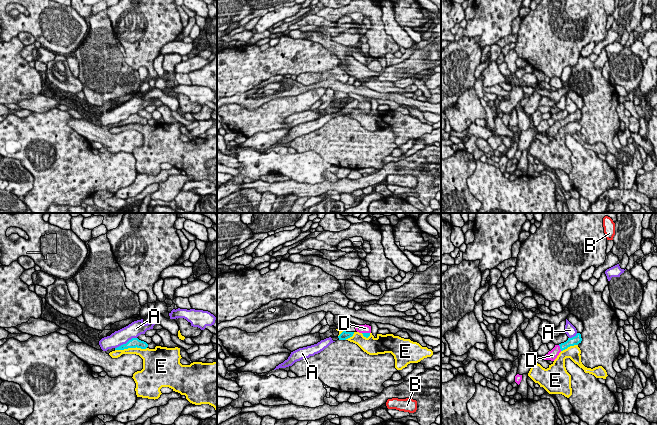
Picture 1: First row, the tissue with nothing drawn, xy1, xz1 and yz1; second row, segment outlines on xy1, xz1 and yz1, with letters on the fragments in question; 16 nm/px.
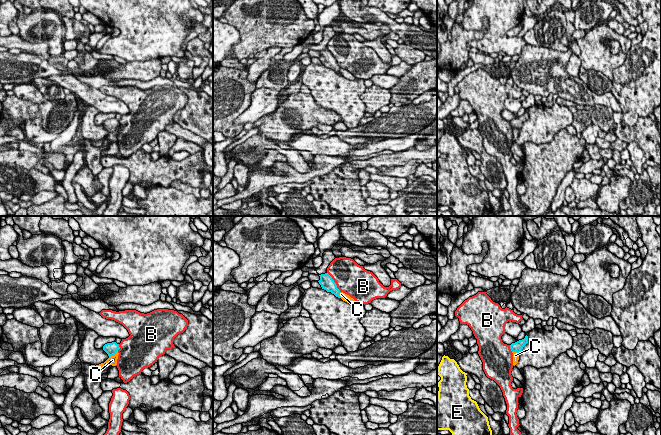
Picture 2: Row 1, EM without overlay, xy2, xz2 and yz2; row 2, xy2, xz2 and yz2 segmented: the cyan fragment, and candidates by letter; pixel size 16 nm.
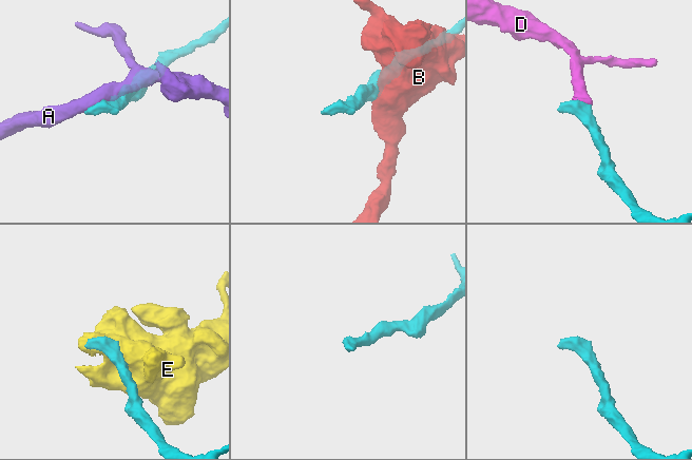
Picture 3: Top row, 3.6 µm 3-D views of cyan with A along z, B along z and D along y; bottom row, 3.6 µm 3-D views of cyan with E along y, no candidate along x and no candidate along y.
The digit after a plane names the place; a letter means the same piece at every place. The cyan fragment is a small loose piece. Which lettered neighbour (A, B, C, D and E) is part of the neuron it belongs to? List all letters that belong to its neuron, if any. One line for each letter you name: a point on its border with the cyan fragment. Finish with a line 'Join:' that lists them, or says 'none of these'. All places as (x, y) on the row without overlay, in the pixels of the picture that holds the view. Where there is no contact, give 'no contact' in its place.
D: yz1 (560, 124)
Join: D

